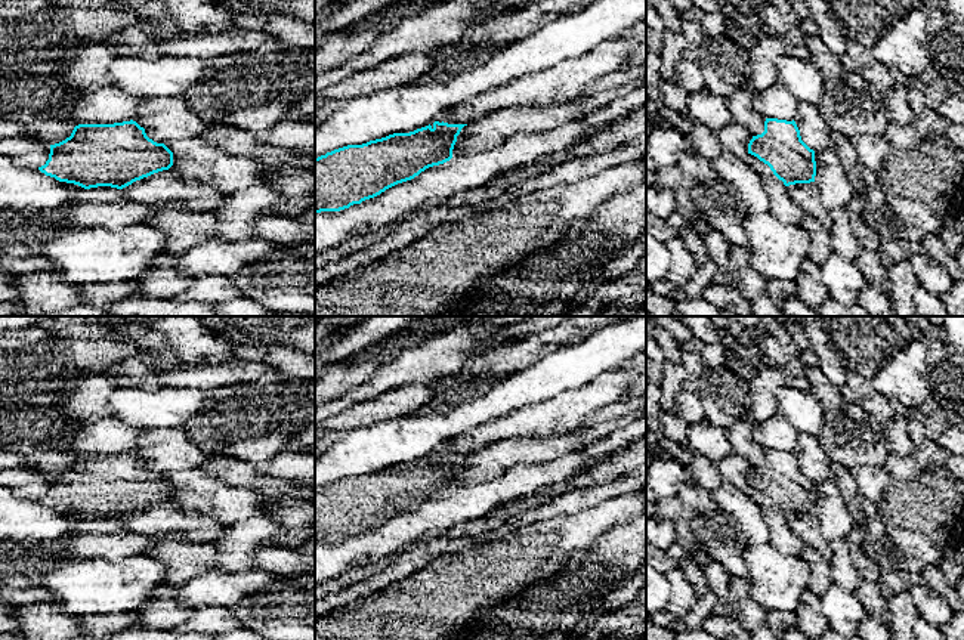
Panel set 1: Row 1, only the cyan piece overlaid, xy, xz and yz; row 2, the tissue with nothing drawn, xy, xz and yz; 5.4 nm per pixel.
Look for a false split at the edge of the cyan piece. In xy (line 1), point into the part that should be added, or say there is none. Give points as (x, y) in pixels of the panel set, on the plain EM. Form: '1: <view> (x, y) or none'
1: none

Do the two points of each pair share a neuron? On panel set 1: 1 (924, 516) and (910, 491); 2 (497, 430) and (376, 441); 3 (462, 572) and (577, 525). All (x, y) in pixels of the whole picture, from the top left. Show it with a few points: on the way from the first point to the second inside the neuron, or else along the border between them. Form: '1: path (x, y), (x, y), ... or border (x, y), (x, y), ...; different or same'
1: path (920, 510), (920, 501), (915, 497); same
2: border (497, 420), (473, 427), (459, 438); different
3: path (490, 572), (549, 546); same

